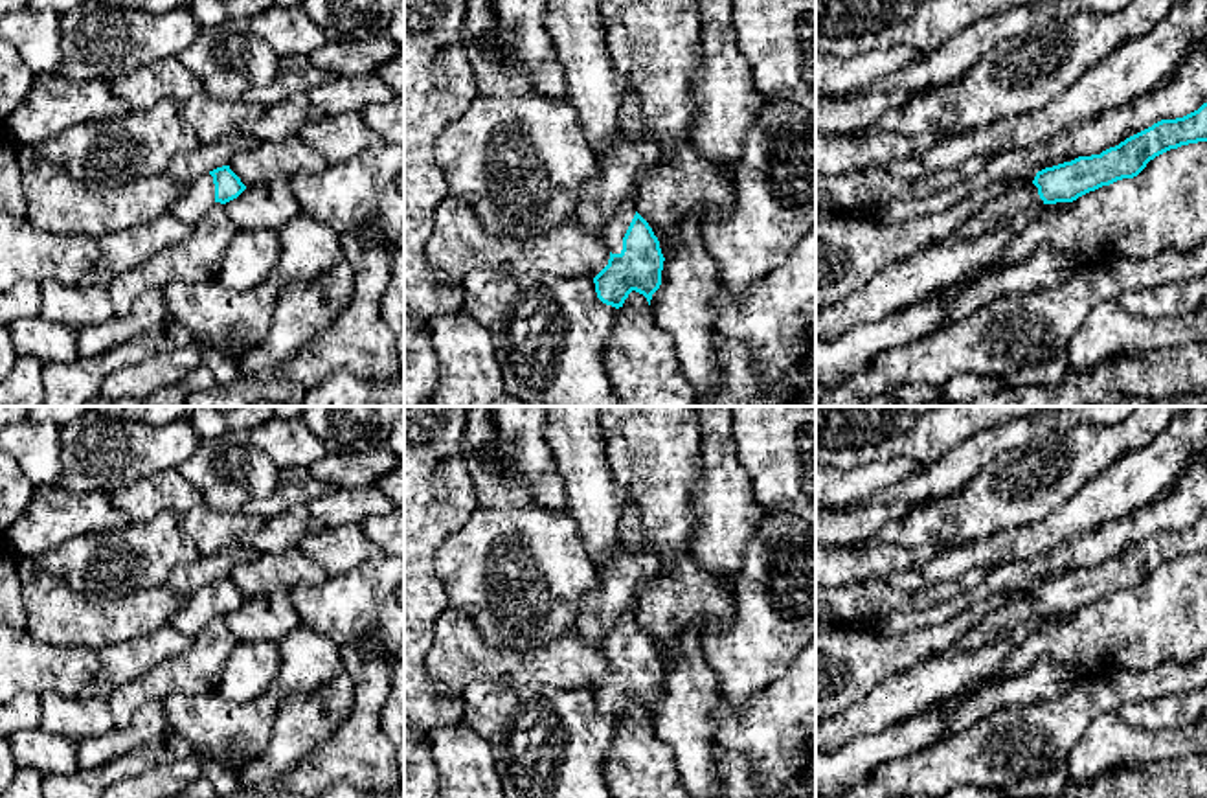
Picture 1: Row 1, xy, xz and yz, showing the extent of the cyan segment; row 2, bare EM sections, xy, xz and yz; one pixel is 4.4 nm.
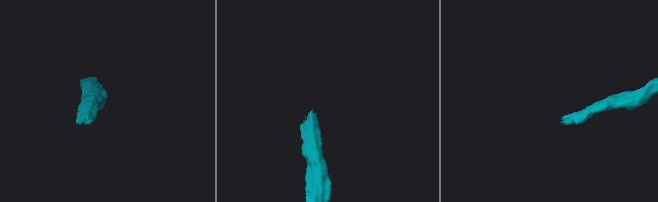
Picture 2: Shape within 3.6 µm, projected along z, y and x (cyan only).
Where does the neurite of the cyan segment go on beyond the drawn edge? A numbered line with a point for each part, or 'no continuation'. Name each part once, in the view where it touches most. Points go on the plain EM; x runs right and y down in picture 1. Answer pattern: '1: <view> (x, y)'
1: xz (616, 640)

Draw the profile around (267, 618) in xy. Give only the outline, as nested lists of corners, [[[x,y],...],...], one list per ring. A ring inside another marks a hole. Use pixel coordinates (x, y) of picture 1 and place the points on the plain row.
[[[276,588],[265,596],[246,599],[224,616],[228,629],[239,642],[274,642],[298,629],[299,616],[290,599],[290,588]]]

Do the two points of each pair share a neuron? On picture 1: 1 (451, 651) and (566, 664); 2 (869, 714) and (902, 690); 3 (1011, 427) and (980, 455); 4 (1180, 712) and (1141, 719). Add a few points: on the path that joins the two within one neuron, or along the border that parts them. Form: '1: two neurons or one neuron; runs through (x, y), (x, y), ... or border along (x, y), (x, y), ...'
1: one neuron; runs through (480, 662), (502, 666), (537, 664)
2: one neuron; runs through (877, 710), (895, 697)
3: one neuron; runs through (1003, 434), (987, 447)
4: one neuron; runs through (1171, 712), (1150, 716)

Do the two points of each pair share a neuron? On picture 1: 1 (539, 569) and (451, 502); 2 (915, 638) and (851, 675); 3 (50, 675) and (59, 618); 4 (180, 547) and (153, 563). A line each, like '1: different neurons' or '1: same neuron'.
1: different neurons
2: same neuron
3: different neurons
4: same neuron

